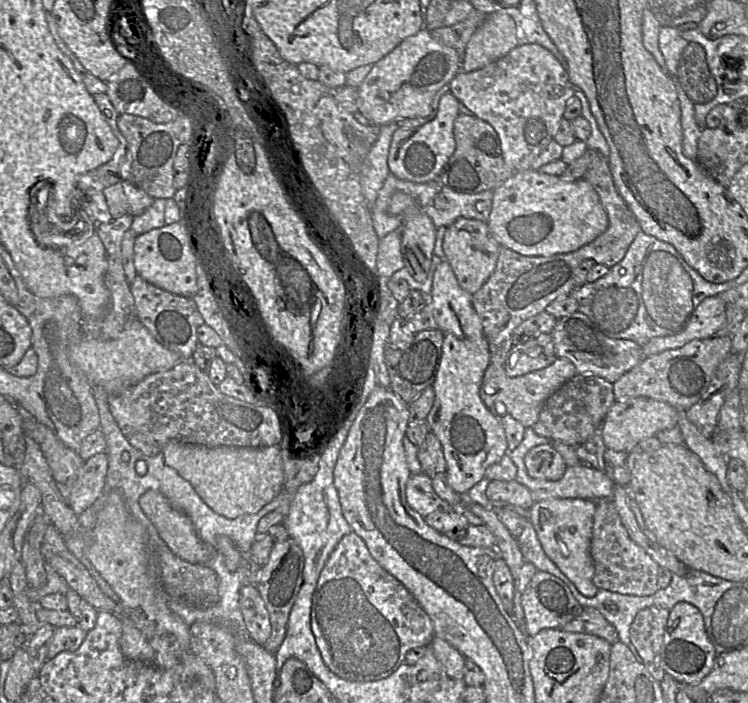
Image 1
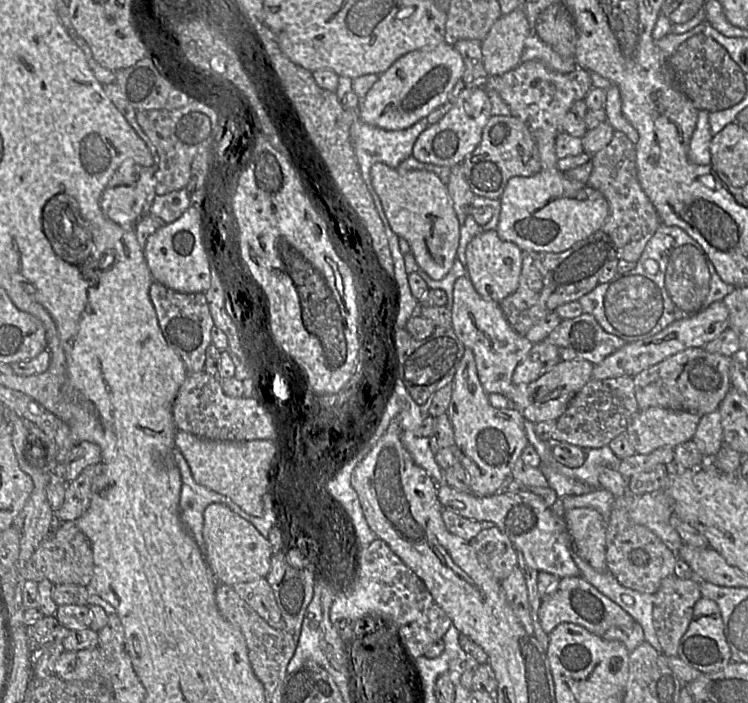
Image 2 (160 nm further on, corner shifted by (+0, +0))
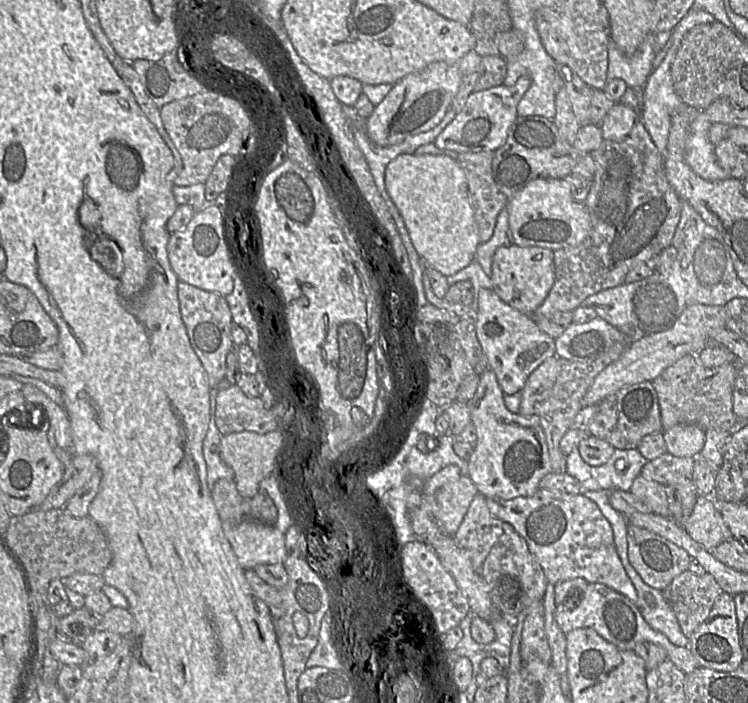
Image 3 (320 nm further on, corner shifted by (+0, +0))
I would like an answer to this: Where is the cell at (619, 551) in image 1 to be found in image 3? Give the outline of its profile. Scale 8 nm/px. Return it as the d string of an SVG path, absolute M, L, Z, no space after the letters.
M628 523L627 527L628 560L642 580L649 586L664 590L671 581L688 569L690 555L670 540L645 528Z

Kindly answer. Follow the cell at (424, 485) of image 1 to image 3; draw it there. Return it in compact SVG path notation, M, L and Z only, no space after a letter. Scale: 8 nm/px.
M539 489L532 496L510 500L487 497L487 506L494 516L511 524L525 539L529 551L542 567L548 584L583 578L587 582L602 583L629 599L636 598L640 609L650 607L645 597L639 597L624 569L610 522L588 497Z

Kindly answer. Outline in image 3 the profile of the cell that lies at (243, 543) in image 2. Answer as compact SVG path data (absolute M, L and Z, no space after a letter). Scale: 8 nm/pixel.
M245 520L241 523L222 523L222 527L244 570L253 570L261 564L283 563L288 556L284 533L274 525Z

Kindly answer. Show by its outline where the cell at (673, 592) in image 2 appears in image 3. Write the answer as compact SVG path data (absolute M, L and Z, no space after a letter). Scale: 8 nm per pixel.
M686 570L661 592L683 634L690 638L707 619L716 598L723 590L711 574L696 575Z

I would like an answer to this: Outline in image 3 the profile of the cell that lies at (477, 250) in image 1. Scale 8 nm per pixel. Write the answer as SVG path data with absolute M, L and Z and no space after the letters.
M510 244L499 247L491 265L491 289L512 308L532 316L554 284L553 255L553 251L536 246L520 247Z

